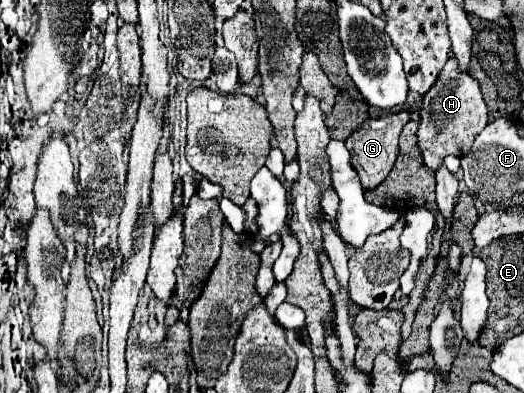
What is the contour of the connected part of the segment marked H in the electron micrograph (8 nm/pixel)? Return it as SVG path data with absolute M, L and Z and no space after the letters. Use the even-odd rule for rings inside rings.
M450 53L450 59L440 73L434 87L424 95L422 111L420 111L420 129L418 129L418 145L424 157L424 163L430 169L438 169L440 161L446 155L462 157L470 151L474 137L486 127L488 123L488 109L482 99L478 81L472 79L468 73L458 71L458 63Z

